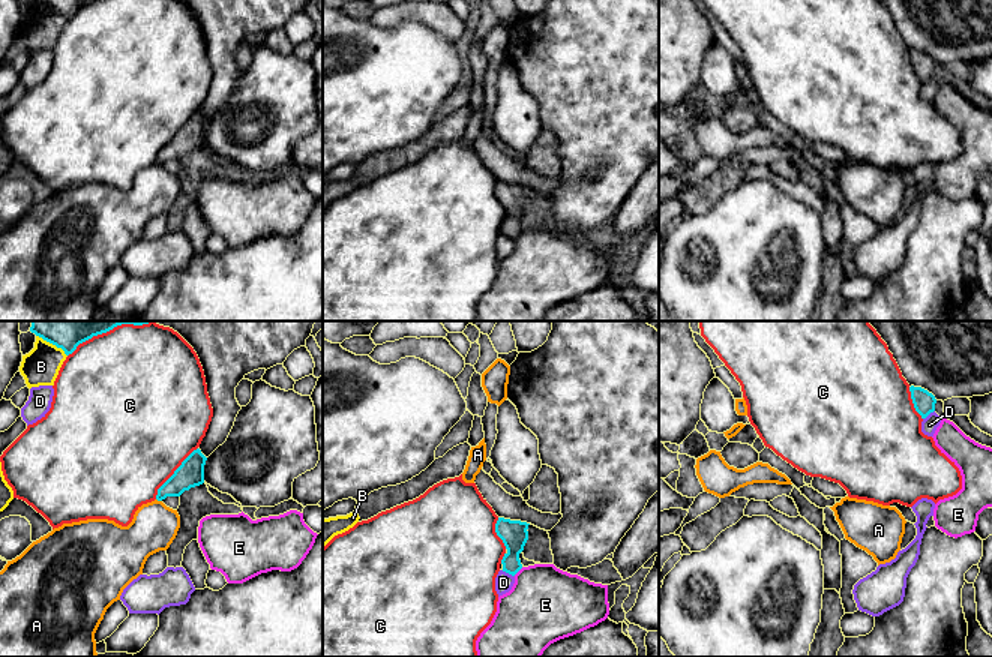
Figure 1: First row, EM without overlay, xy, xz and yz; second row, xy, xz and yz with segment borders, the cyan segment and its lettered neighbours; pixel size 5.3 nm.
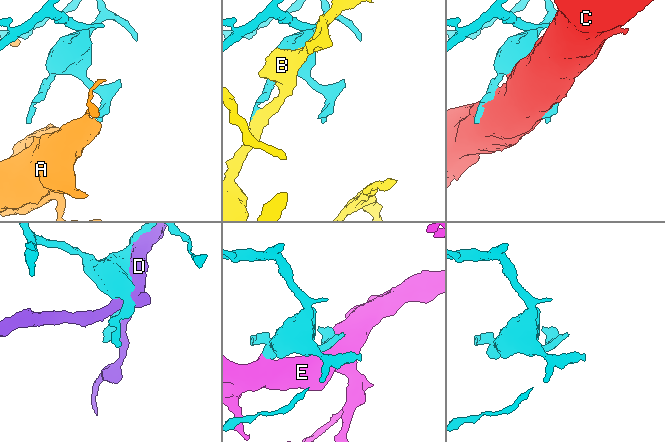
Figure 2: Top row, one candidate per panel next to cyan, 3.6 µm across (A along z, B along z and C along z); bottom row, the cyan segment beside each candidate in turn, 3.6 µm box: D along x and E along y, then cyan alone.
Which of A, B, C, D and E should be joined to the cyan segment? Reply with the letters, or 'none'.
none

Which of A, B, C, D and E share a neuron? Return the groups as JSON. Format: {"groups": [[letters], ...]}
{"groups": [["A"], ["B"], ["C"], ["D"], ["E"]]}

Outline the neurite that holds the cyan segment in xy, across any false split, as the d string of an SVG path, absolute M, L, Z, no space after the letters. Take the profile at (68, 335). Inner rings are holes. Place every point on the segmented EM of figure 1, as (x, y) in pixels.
M32 321L30 332L62 348L66 356L93 336L107 333L122 324L143 326L150 321Z

